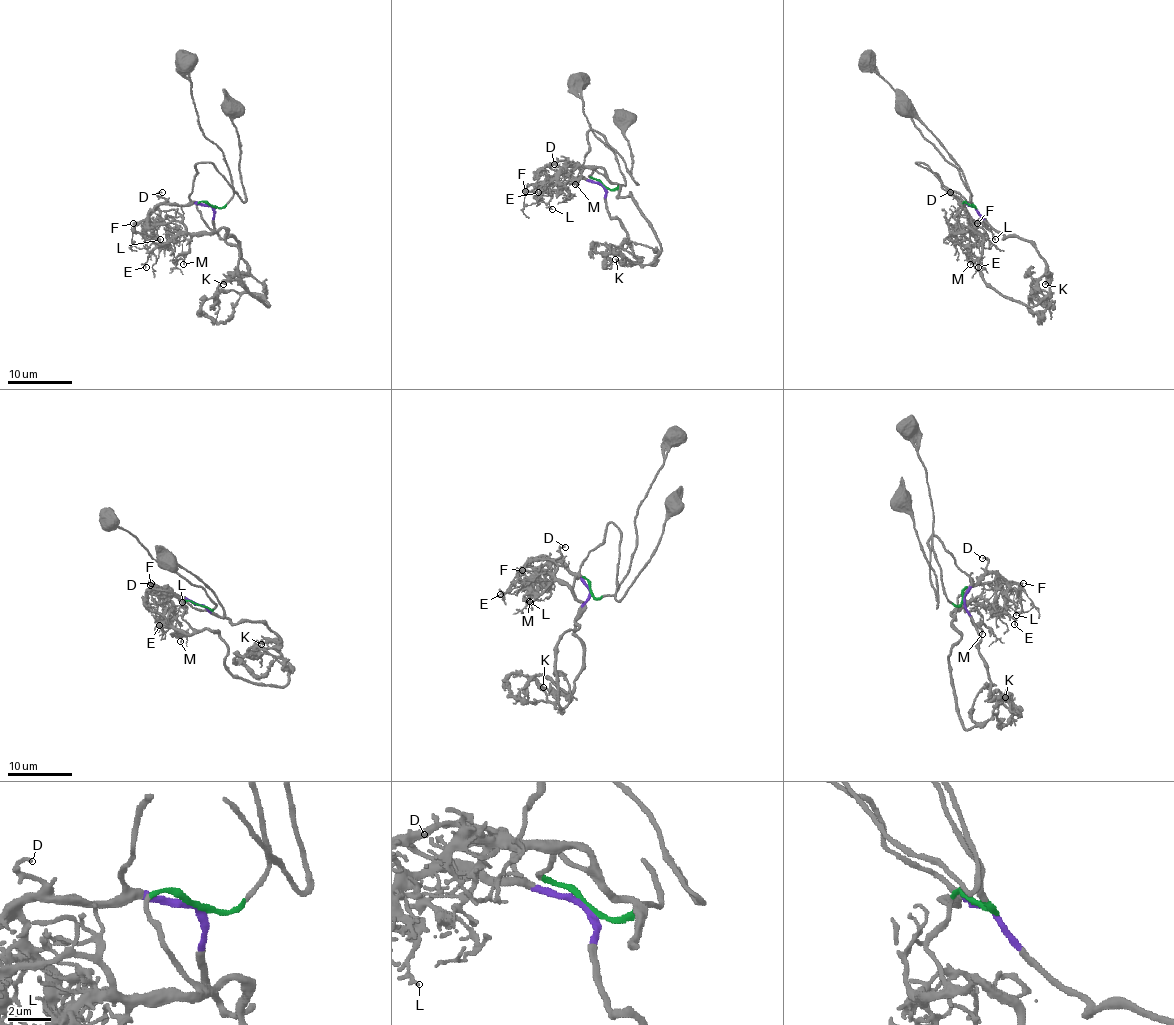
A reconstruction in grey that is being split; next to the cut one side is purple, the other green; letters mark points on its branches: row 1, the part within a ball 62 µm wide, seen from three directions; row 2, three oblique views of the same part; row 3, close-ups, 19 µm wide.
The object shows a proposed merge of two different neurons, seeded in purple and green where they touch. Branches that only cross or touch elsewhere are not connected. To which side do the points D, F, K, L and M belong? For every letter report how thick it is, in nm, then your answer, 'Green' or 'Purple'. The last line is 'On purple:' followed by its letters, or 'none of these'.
D: Thickness 150 nm. Purple
F: Thickness 150 nm. Purple
K: Thickness 180 nm. Purple
L: Thickness 150 nm. Purple
M: Thickness 130 nm. Green
On purple: D, F, K, L

